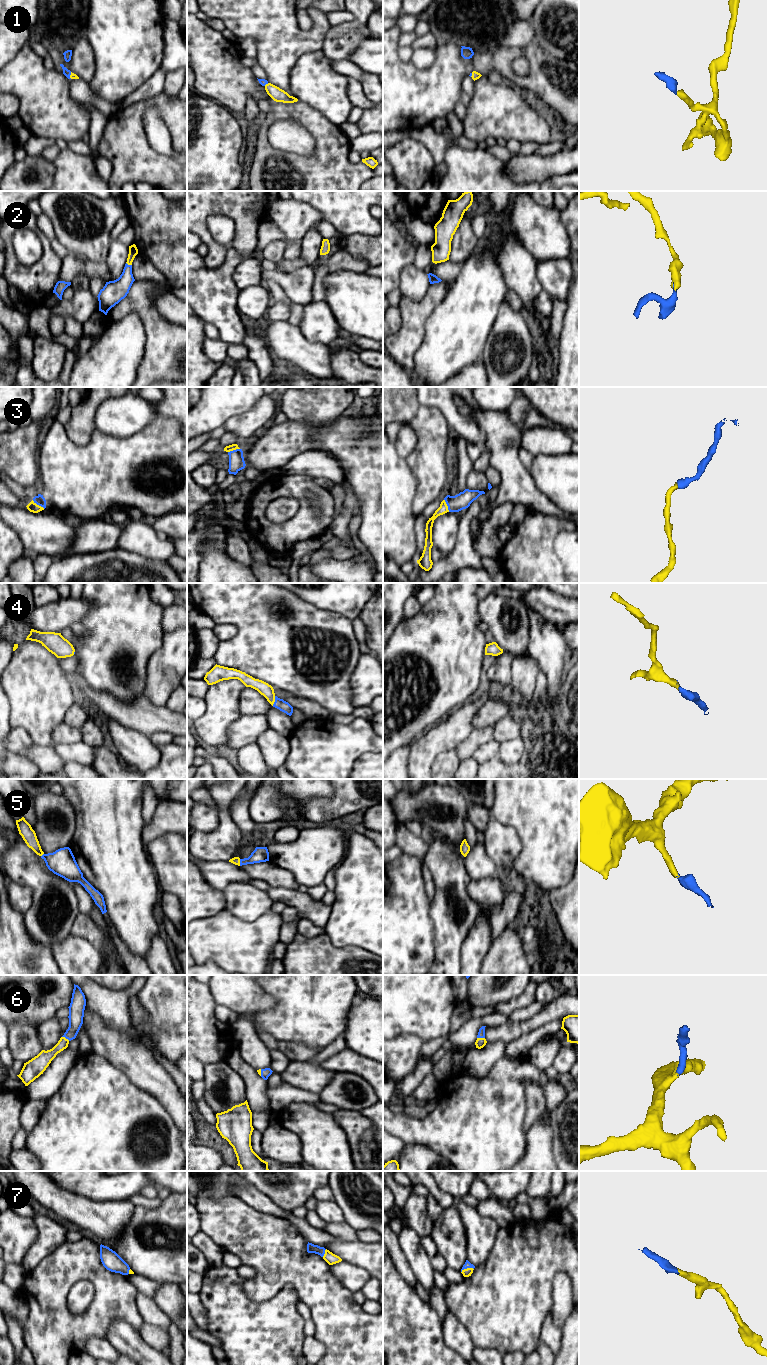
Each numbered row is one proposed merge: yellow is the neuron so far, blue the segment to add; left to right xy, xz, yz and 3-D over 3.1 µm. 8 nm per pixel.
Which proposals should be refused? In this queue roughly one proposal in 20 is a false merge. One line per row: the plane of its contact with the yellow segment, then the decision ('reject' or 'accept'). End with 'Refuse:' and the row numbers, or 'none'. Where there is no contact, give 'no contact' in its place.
1: contact in xy; accept
2: contact in xy; accept
3: contact in xy; accept
4: contact in xz; accept
5: contact in xz; accept
6: contact in yz; accept
7: contact in yz; accept
Refuse: none

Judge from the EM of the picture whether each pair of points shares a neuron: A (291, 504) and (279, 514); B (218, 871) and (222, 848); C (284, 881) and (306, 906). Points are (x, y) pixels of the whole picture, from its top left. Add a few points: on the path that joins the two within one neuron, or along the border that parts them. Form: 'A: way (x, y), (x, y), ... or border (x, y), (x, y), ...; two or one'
A: way (288, 506), (282, 511); one
B: border (197, 858), (203, 861), (228, 861); two
C: border (271, 886), (296, 890); two

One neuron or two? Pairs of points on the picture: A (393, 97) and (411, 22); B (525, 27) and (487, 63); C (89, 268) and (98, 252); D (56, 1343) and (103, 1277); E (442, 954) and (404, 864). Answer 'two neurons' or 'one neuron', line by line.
A: two neurons
B: two neurons
C: two neurons
D: one neuron
E: two neurons

